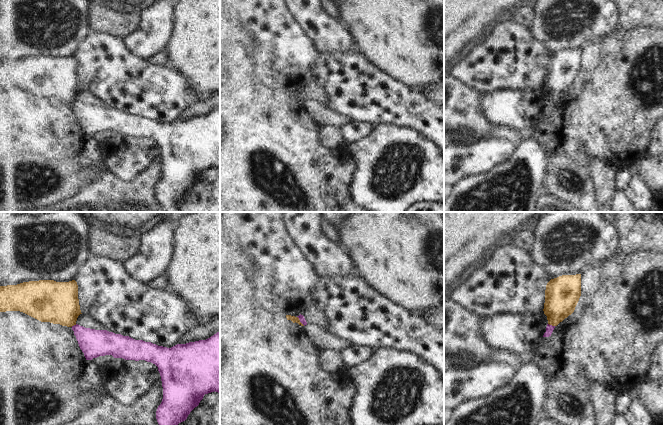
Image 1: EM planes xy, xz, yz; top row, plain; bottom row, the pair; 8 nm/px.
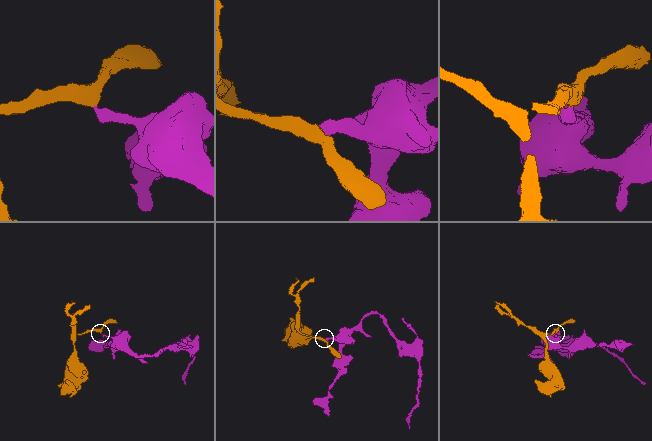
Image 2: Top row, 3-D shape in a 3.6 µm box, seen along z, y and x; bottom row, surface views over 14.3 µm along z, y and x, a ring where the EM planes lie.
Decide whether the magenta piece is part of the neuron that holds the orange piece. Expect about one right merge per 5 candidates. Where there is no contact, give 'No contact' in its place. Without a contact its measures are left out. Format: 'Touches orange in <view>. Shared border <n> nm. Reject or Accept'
Touches orange in yz. Shared border 60 nm. Reject

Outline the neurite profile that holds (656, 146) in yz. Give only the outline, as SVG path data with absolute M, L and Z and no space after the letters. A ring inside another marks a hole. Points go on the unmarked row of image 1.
M663 119L653 129L651 143L649 145L649 156L653 157L663 153Z

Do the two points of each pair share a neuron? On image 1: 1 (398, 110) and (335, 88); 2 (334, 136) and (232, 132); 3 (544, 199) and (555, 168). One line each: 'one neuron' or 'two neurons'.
1: one neuron
2: two neurons
3: two neurons

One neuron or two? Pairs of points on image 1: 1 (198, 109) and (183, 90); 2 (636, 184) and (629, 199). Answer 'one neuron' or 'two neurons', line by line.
1: two neurons
2: one neuron

